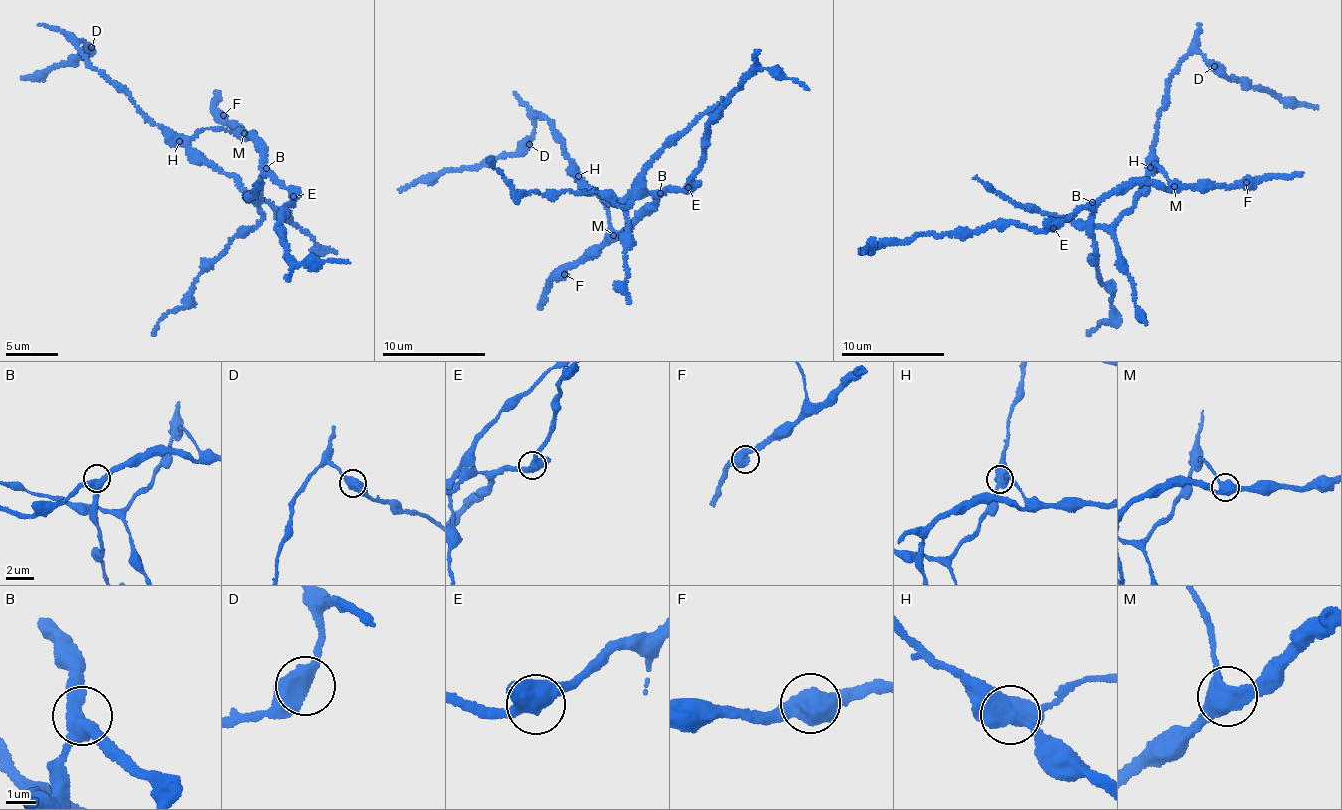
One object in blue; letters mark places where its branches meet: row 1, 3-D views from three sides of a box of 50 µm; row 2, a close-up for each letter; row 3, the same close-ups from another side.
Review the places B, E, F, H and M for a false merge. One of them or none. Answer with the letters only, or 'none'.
H

